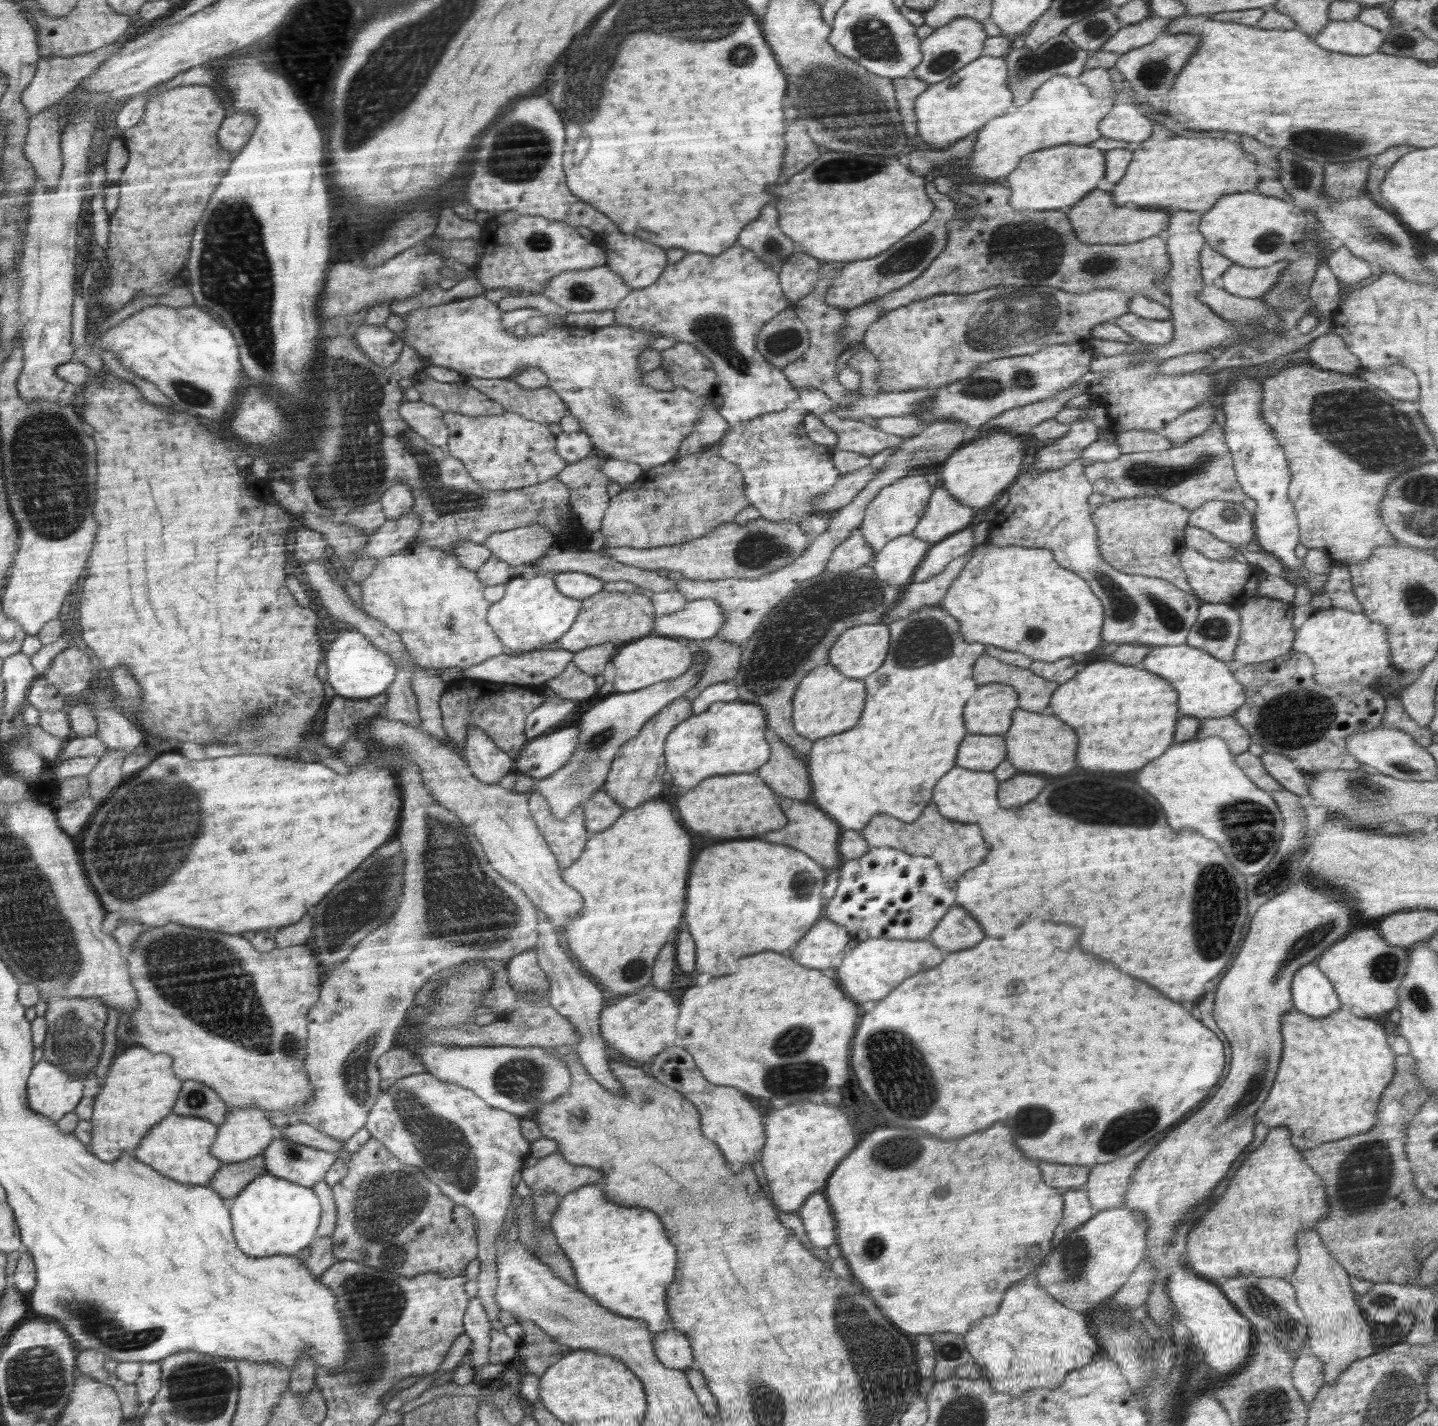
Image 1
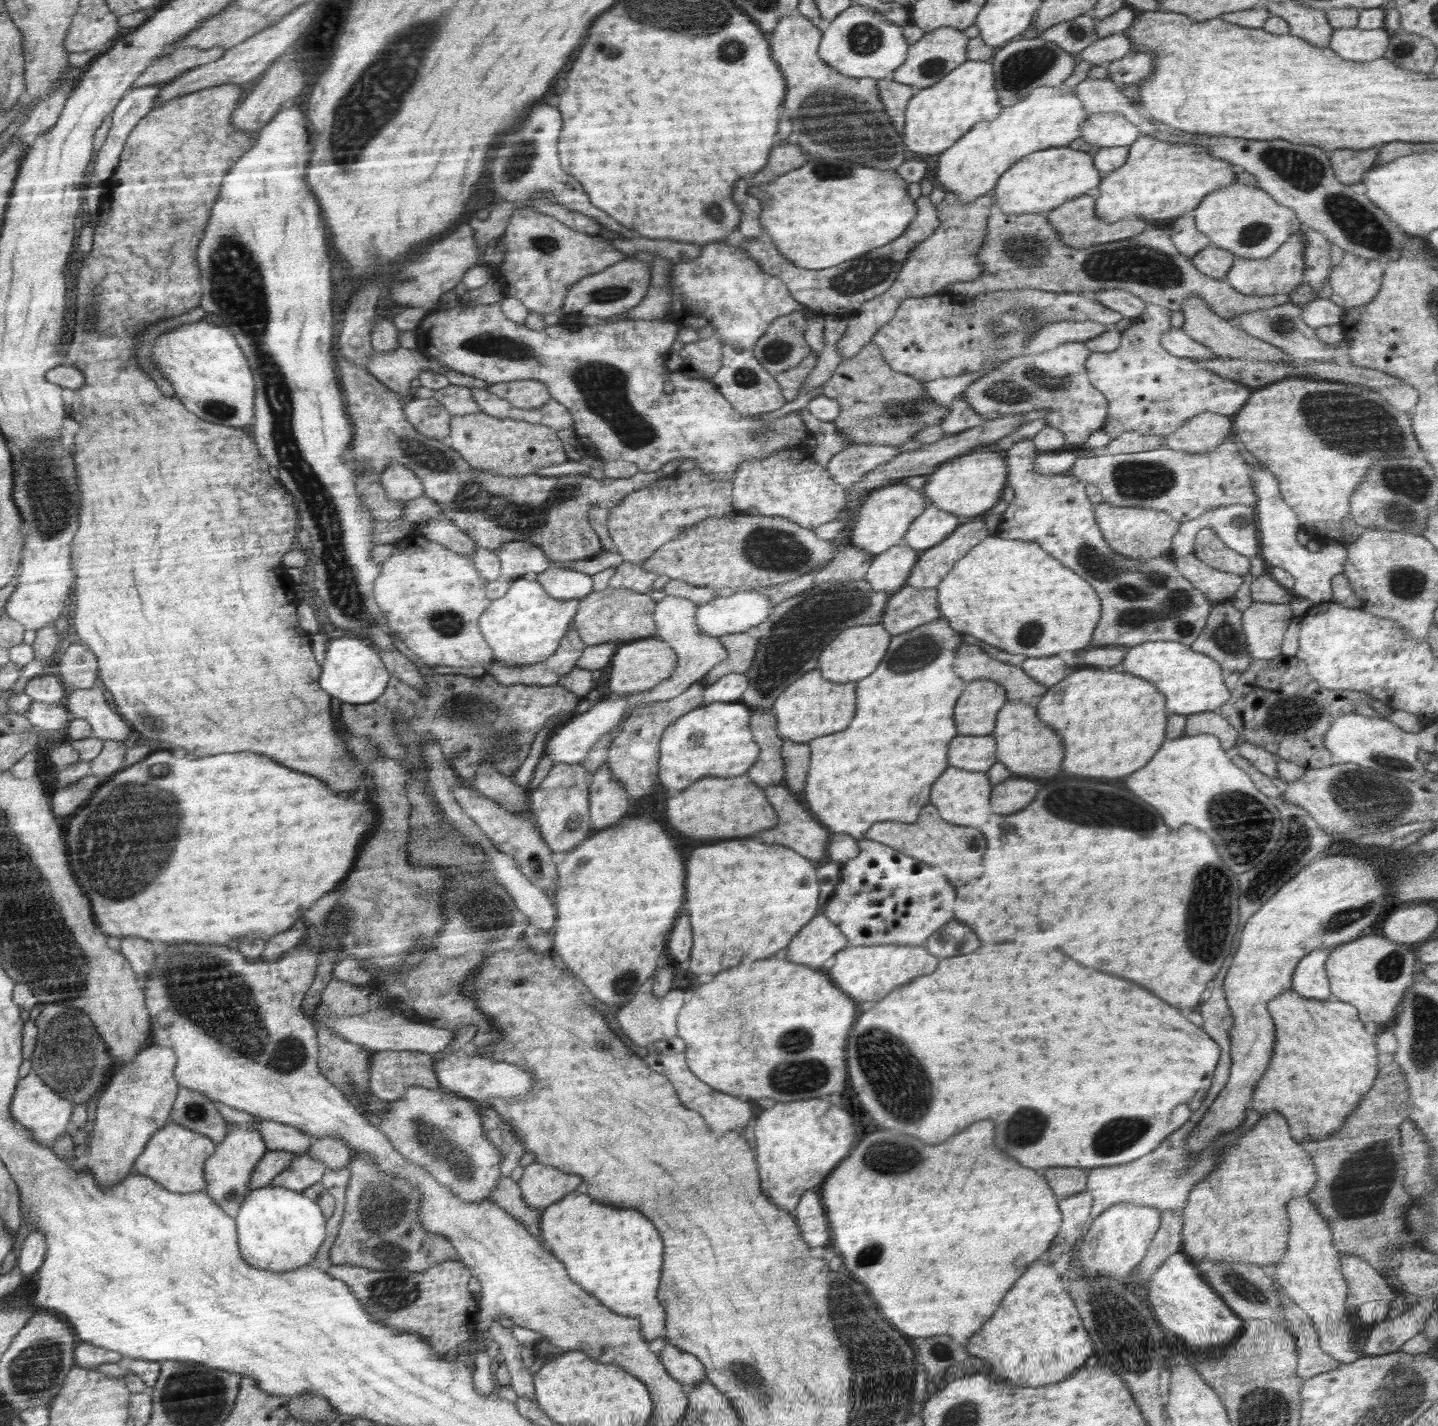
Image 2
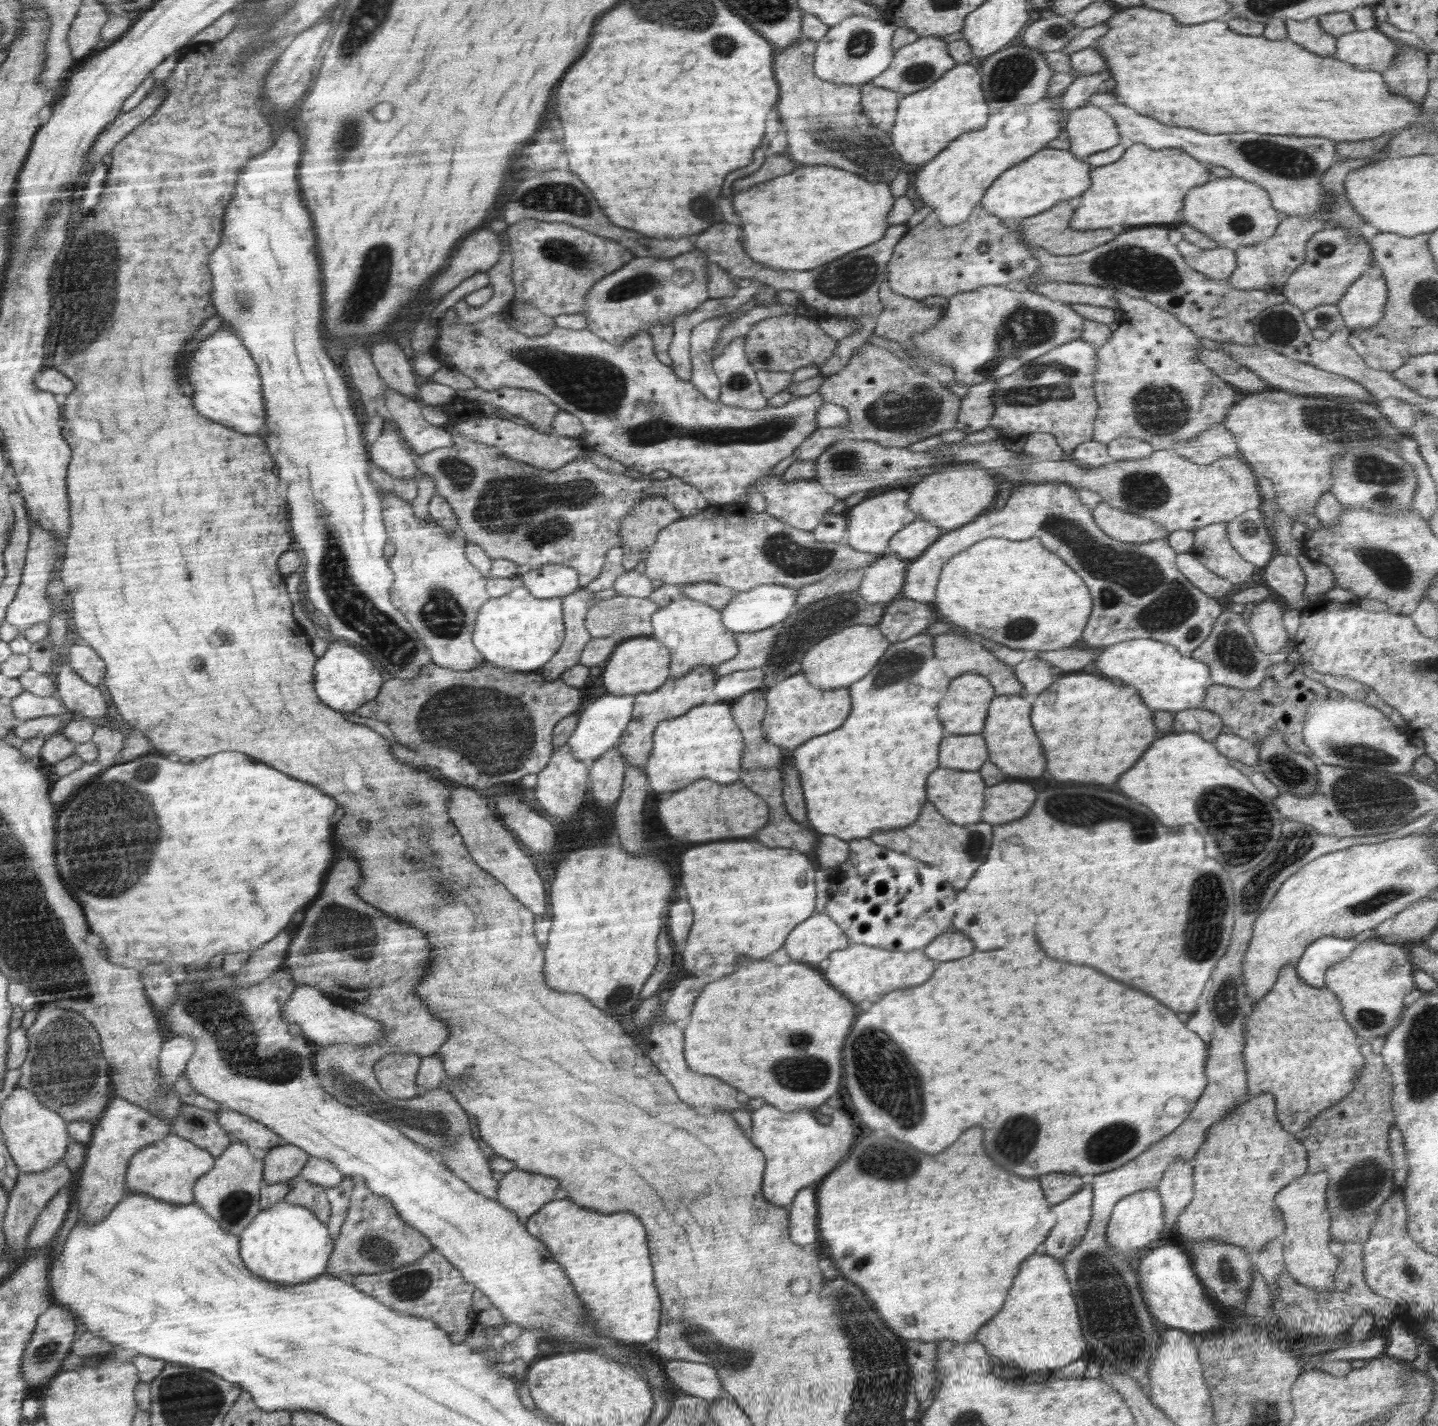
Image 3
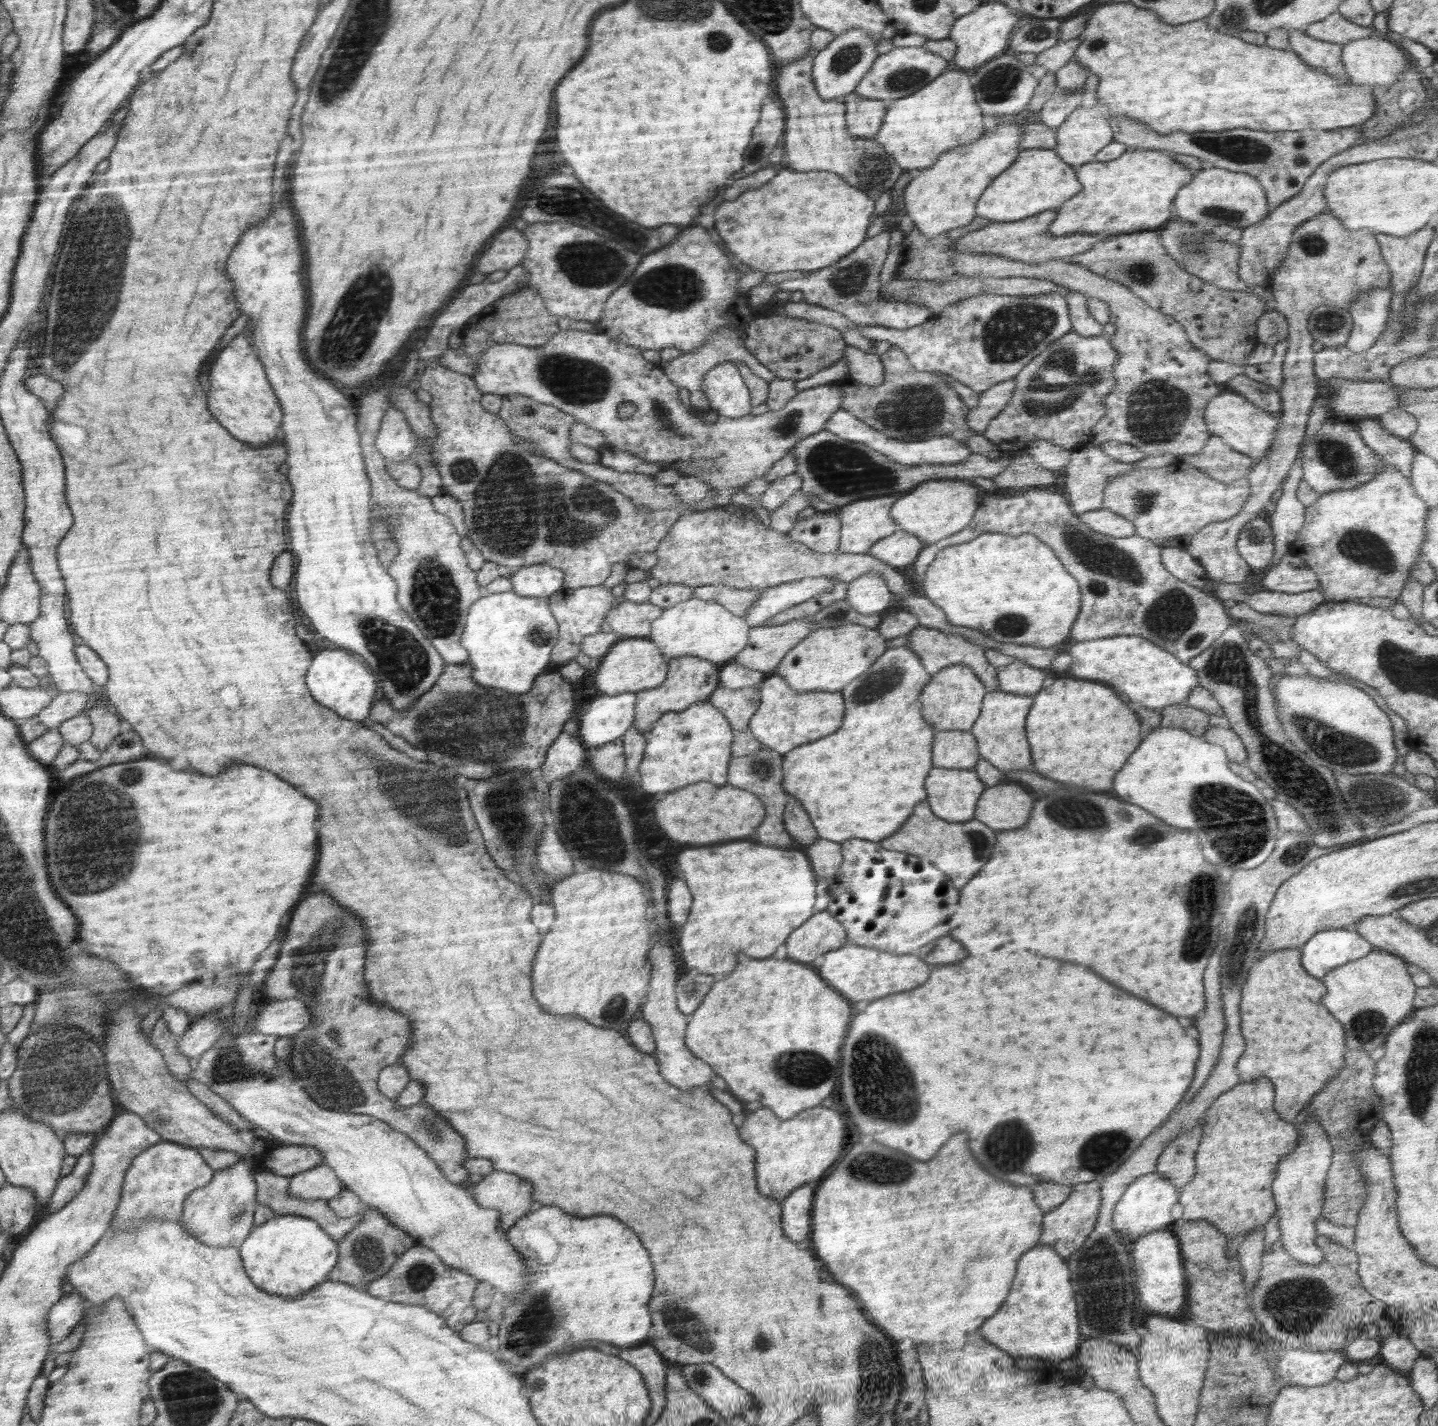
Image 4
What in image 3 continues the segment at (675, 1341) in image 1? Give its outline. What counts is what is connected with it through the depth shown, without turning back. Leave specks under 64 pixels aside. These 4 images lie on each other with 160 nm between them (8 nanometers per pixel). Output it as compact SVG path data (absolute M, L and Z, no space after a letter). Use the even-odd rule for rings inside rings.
M667 1359L662 1360L662 1363L668 1381L680 1392L710 1402L715 1401L724 1391L715 1367L707 1363Z

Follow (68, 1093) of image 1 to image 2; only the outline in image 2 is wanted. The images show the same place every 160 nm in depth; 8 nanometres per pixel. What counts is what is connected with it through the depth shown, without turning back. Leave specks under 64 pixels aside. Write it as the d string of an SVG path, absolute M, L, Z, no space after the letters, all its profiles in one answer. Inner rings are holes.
M31 1070L28 1076L20 1080L12 1108L15 1122L19 1122L21 1126L31 1127L31 1134L35 1135L36 1143L42 1143L44 1147L53 1147L54 1143L69 1130L75 1104L69 1099L64 1099L64 1096L60 1096L59 1092L52 1090L48 1084L44 1084L44 1080Z

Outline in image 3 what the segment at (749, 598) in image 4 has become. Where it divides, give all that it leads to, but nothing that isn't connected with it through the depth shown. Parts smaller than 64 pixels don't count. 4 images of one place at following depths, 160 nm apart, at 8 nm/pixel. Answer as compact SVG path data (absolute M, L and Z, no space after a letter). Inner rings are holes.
M702 581L684 585L683 594L685 598L704 602L715 610L722 611L738 593L727 586Z

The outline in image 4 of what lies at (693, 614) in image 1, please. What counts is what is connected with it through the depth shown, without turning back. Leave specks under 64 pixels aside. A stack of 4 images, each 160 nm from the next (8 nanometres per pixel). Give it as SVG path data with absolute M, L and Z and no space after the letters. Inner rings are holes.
M821 576L766 587L760 599L752 603L751 609L742 618L748 627L762 628L764 622L771 621L784 610L793 609L797 605L820 597L837 583L837 580Z

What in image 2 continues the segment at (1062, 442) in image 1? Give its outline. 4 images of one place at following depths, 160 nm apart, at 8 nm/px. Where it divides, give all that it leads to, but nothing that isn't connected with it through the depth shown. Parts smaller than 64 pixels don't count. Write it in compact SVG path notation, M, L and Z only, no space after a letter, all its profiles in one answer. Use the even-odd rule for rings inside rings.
M1066 342L1062 346L1045 350L1040 354L1016 356L970 384L966 390L962 391L962 395L965 396L965 401L971 409L988 421L1041 408L1049 410L1045 416L1047 426L1063 432L1066 446L1082 445L1093 432L1102 428L1109 408L1108 401L1100 390L1092 386L1087 375L1085 362L1091 353L1083 342Z

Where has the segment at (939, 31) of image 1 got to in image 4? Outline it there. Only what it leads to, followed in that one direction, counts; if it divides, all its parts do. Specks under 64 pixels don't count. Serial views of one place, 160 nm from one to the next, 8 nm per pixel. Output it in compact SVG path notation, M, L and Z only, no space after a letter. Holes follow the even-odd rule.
M923 46L895 47L890 52L876 57L871 69L862 77L853 92L862 98L891 102L920 90L949 68L951 68L949 61L926 50Z

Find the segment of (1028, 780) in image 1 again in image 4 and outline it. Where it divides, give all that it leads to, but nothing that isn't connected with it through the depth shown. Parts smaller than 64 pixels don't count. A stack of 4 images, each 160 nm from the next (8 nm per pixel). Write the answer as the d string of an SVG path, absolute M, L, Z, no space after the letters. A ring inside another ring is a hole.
M1000 782L984 789L974 819L997 832L1014 830L1028 822L1034 802L1038 799L1021 784Z

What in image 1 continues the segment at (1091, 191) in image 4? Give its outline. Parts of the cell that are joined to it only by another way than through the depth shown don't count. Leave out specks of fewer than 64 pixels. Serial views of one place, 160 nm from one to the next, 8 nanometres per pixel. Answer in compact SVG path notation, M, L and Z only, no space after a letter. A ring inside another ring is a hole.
M1157 124L1148 140L1137 144L1132 151L1132 161L1126 169L1126 174L1114 190L1111 191L1113 202L1118 206L1135 205L1140 208L1156 208L1186 211L1210 210L1220 197L1244 193L1258 188L1260 174L1256 172L1256 162L1250 162L1246 154L1240 150L1238 142L1232 140L1194 140L1184 136L1166 137Z

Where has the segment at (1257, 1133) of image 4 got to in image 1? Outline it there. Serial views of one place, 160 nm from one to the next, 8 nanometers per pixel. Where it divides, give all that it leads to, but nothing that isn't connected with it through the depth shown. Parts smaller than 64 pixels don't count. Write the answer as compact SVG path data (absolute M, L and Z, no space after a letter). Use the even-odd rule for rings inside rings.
M1270 1128L1260 1148L1256 1148L1236 1170L1222 1198L1212 1204L1189 1230L1185 1263L1202 1278L1212 1282L1248 1275L1285 1279L1294 1272L1299 1259L1298 1249L1294 1246L1297 1234L1310 1229L1316 1231L1317 1222L1326 1218L1330 1211L1323 1180L1305 1161L1302 1151L1292 1146L1289 1138L1288 1128Z

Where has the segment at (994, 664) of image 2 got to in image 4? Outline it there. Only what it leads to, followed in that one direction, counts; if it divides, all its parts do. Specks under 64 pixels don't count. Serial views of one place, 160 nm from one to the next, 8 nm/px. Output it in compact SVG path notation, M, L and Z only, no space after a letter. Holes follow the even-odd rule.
M918 627L908 633L908 642L906 642L905 646L911 648L911 651L920 657L920 663L922 663L922 667L928 674L939 673L948 666L965 665L975 672L975 675L987 686L990 692L999 690L999 682L997 682L999 669L988 663L985 654L986 648L974 644L962 636L946 634L936 629Z

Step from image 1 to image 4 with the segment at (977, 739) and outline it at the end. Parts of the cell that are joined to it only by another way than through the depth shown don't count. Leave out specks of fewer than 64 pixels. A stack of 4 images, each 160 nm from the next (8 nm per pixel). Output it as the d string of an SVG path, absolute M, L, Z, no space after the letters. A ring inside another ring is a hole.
M938 731L933 738L934 767L941 769L972 769L981 759L975 736L969 731Z

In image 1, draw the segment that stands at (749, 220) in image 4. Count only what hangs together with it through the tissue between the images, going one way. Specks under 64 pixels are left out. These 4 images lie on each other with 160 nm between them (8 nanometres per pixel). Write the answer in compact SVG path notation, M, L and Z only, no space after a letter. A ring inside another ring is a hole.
M828 152L806 166L800 174L792 176L786 184L772 186L772 194L776 194L776 202L772 204L778 210L780 230L802 247L802 253L823 262L847 262L878 256L922 226L935 209L925 190L925 176L914 175L896 158L888 160L882 156Z

